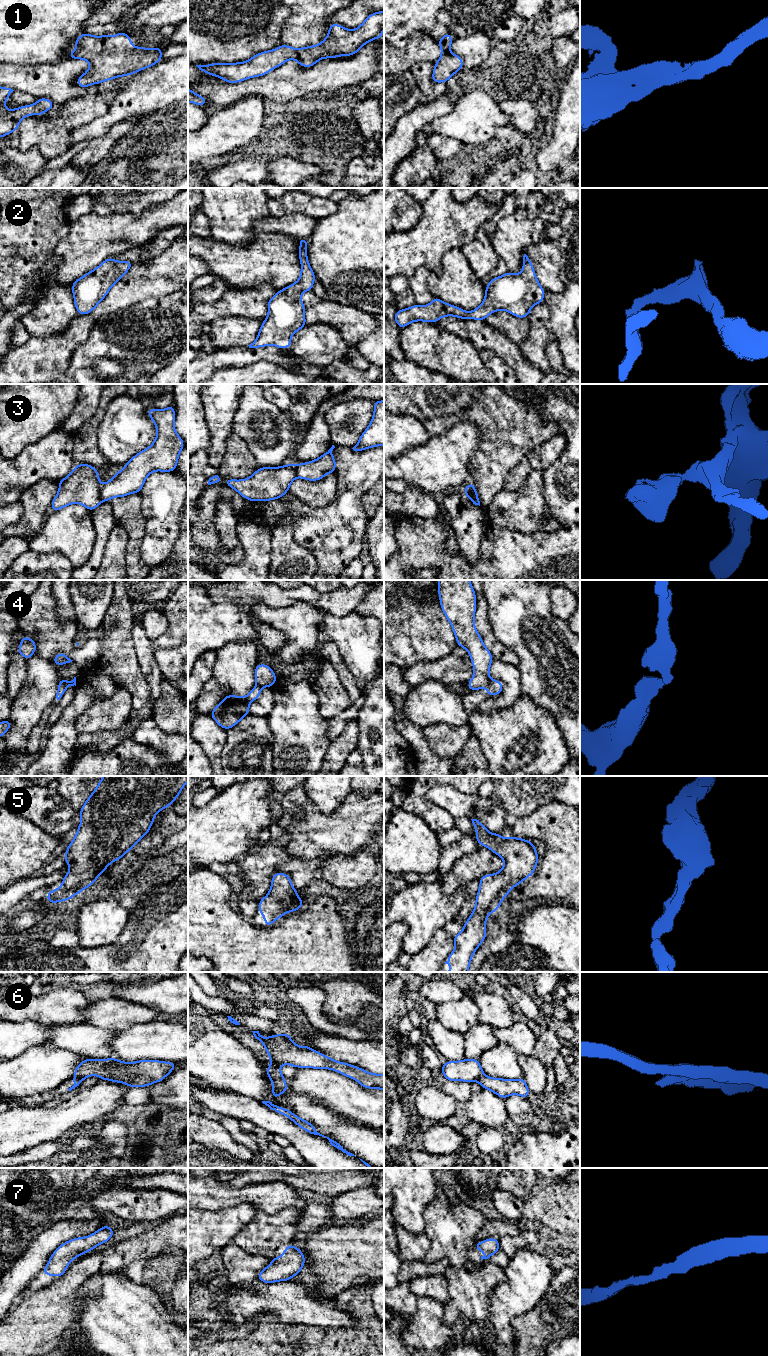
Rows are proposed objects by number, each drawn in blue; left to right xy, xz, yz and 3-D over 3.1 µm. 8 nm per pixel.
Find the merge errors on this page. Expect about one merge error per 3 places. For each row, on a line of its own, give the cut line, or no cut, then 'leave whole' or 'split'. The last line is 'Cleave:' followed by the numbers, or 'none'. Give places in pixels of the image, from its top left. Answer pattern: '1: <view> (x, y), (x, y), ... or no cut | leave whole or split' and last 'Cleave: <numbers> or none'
1: no cut | leave whole
2: no cut | leave whole
3: yz (468, 484), (473, 492), (472, 499) | split
4: xy (60, 679), (66, 686) | split
5: no cut | leave whole
6: xz (271, 1063), (278, 1068) | split
7: no cut | leave whole
Cleave: 3, 4, 6

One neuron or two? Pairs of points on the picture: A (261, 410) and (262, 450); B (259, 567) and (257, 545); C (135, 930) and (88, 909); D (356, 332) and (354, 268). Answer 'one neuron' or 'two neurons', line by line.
A: one neuron
B: one neuron
C: two neurons
D: two neurons

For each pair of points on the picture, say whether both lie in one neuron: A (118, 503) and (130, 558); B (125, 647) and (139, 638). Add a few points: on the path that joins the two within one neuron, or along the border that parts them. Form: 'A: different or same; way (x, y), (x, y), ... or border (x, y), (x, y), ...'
A: same; way (130, 517), (133, 522), (133, 544)
B: different; border (133, 619), (132, 642), (138, 665)

